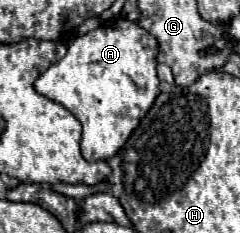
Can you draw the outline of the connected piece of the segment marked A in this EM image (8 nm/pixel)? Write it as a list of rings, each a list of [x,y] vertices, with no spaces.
[[[119,18],[119,30],[113,26],[99,26],[87,32],[85,36],[75,38],[67,48],[65,58],[51,64],[35,80],[33,88],[41,96],[65,106],[81,122],[83,134],[79,146],[87,162],[109,160],[111,156],[115,156],[121,150],[121,146],[127,142],[131,132],[137,128],[139,120],[147,114],[147,110],[155,102],[159,94],[159,78],[155,72],[157,50],[159,50],[157,40],[145,28],[139,28],[135,22],[129,22],[125,18]]]

